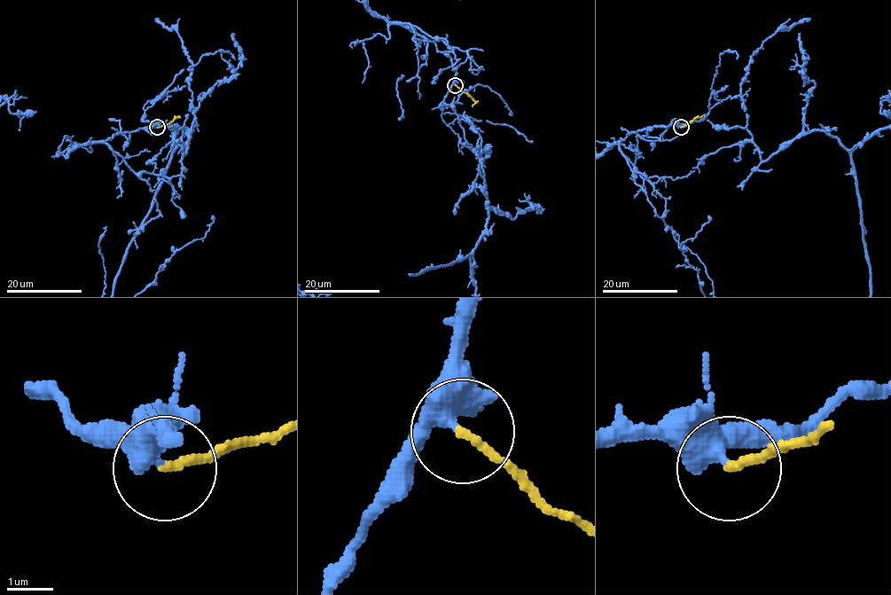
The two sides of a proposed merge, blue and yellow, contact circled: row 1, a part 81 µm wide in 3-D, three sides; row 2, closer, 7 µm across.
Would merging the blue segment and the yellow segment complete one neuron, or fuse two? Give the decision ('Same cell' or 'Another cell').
Same cell

